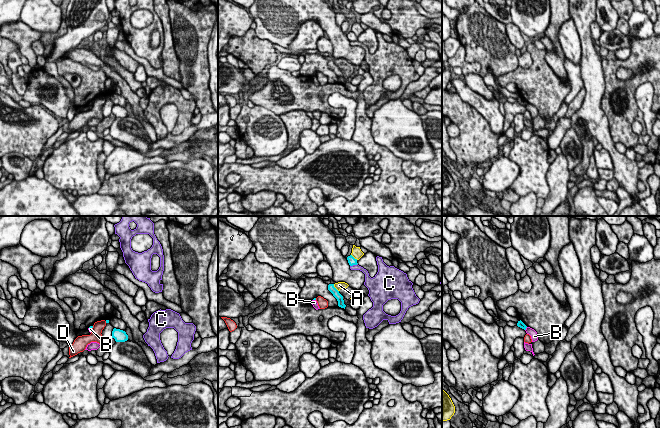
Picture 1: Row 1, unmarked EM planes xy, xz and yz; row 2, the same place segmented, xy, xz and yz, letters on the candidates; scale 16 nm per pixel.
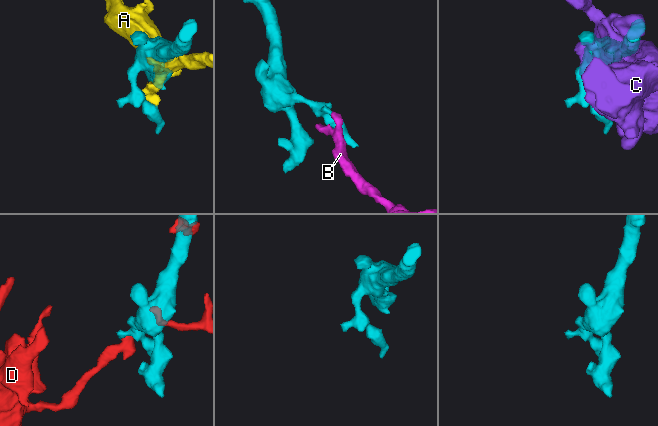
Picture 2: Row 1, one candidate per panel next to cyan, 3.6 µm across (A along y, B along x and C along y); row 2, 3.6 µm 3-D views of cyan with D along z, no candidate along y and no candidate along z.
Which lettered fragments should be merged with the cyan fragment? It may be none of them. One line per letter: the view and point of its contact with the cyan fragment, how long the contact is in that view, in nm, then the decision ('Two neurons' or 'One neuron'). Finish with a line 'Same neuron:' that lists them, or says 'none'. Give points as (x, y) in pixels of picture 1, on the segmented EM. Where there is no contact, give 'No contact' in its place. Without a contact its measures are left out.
A: Touches cyan at xz (335, 288). Shared border 150 nm. Two neurons
B: Touches cyan at yz (525, 329). Shared border 70 nm. Two neurons
C: Touches cyan at xz (353, 264). Shared border 140 nm. Two neurons
D: No contact. Two neurons
Same neuron: none

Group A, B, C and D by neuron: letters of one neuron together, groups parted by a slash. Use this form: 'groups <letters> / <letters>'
groups A B / C / D

